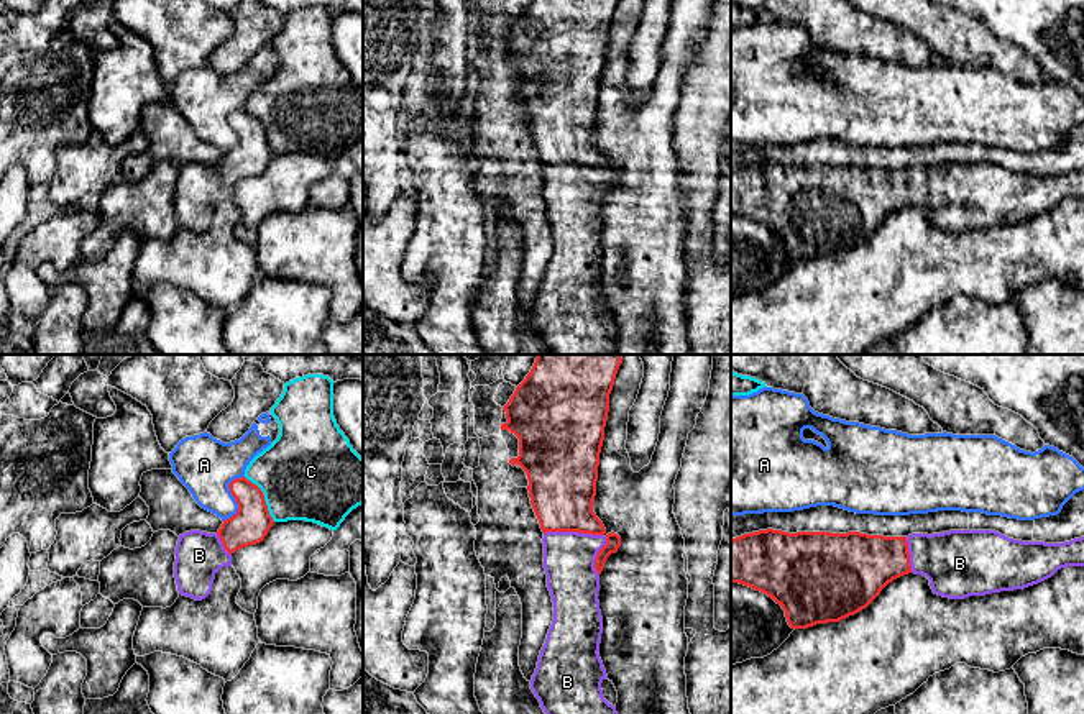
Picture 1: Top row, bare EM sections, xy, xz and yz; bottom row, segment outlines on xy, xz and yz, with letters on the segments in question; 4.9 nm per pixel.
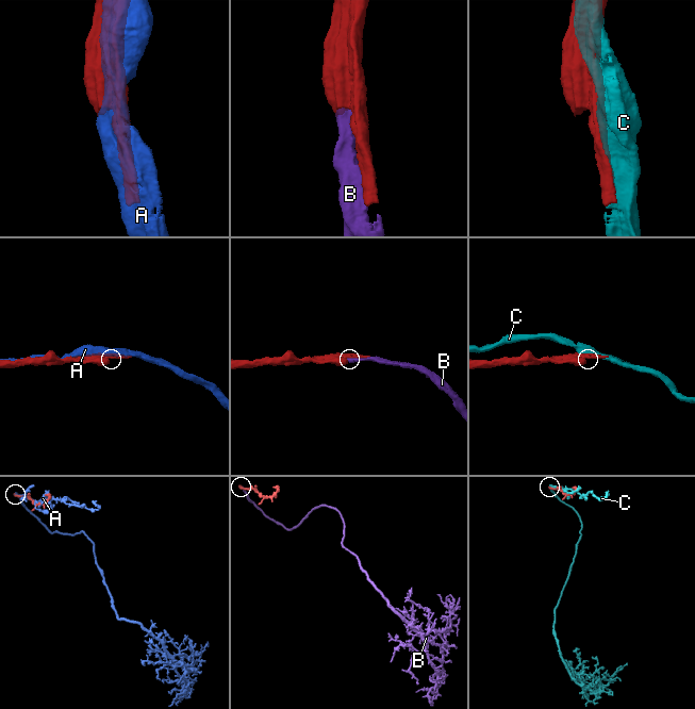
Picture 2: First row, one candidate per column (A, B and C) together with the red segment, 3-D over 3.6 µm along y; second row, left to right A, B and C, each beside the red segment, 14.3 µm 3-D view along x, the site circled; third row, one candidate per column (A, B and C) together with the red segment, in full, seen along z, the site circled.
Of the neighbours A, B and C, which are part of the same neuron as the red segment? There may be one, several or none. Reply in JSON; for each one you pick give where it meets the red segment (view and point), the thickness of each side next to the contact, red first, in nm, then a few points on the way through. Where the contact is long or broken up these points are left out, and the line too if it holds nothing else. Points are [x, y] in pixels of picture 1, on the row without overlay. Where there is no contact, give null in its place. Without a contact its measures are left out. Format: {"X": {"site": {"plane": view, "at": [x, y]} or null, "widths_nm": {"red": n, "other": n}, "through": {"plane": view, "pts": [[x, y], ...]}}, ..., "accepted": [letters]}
{"B": {"site": {"plane": "xz", "at": [593, 166]}, "widths_nm": {"red": 320, "other": 260}}, "accepted": ["B"]}

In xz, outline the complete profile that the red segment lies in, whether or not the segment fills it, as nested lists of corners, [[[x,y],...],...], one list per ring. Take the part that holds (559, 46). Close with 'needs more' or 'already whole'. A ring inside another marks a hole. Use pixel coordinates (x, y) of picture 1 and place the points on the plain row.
[[[532,0],[526,11],[516,20],[509,34],[503,39],[506,44],[506,56],[501,56],[501,62],[509,62],[519,71],[519,89],[511,90],[509,95],[519,97],[529,112],[529,130],[532,141],[539,151],[540,161],[544,166],[547,164],[578,164],[578,166],[591,166],[591,167],[604,167],[606,161],[603,154],[593,144],[593,135],[596,128],[596,113],[598,113],[598,98],[599,98],[599,85],[604,72],[604,59],[609,44],[609,26],[614,18],[614,11],[619,0]]]; already whole

